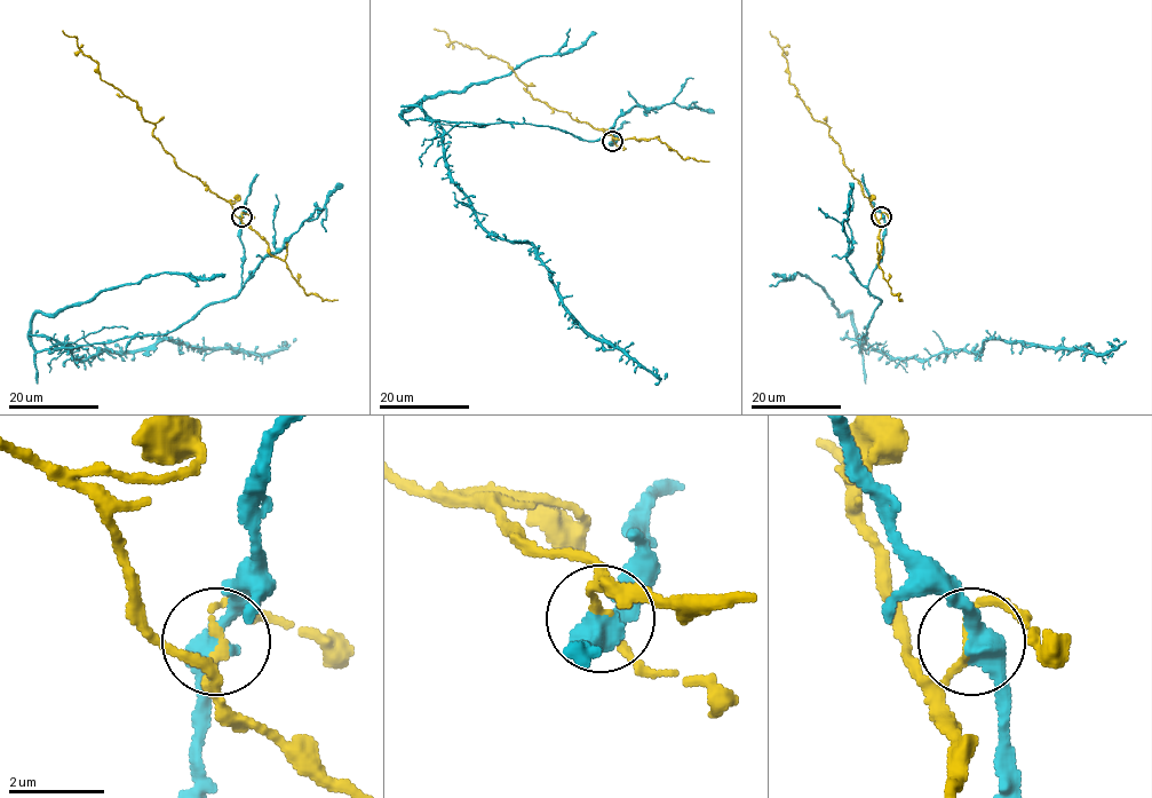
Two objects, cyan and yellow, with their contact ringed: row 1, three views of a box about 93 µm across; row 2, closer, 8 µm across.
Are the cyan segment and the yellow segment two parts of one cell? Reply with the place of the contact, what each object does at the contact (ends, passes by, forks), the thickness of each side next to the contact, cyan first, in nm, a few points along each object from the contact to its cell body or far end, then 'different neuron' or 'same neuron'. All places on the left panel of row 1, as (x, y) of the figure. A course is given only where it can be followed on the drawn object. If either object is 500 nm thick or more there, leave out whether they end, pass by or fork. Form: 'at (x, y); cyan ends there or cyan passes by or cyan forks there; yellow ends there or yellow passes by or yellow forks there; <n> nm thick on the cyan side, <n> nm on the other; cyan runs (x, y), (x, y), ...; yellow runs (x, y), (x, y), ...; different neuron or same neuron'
at (241, 216); cyan passes by; yellow passes by; 480 nm thick on the cyan side, 130 nm on the other; cyan runs (241, 216), (235, 295), (161, 334), (64, 346), (78, 360), (152, 348), (161, 339), (272, 354), (295, 338); yellow runs (241, 216), (176, 164), (135, 102), (103, 81), (96, 63), (85, 55), (77, 39), (62, 30); different neuron

